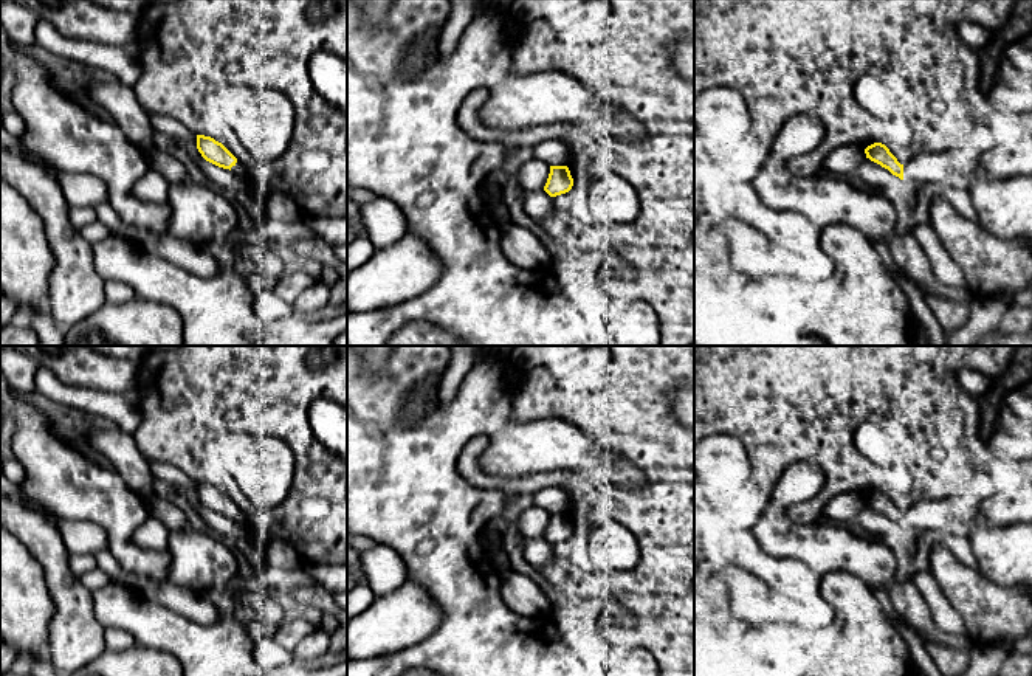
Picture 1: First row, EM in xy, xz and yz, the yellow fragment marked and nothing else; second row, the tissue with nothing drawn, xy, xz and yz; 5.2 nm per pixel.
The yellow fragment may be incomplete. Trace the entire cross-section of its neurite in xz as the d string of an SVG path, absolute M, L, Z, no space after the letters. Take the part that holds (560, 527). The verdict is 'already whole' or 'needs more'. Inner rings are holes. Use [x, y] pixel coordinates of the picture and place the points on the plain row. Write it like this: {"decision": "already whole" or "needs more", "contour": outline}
{"decision": "already whole", "contour": "M550 513L550 521L544 533L544 538L550 544L566 541L572 536L572 533L573 533L573 526L567 513Z"}

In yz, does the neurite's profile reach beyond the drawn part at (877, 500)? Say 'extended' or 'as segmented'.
as segmented

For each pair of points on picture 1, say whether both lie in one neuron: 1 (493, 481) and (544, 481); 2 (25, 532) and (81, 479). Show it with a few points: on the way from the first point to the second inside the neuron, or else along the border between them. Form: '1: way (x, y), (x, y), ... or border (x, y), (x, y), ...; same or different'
1: way (505, 482), (532, 482); same
2: border (25, 506), (44, 513), (55, 524); different

